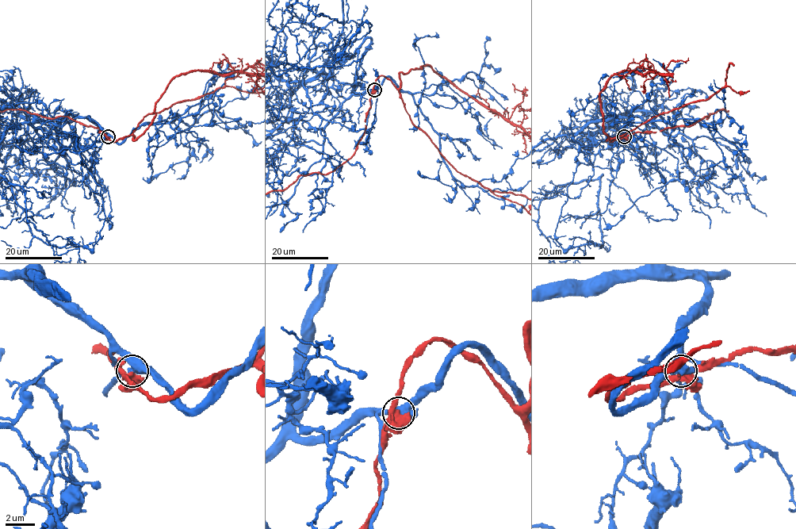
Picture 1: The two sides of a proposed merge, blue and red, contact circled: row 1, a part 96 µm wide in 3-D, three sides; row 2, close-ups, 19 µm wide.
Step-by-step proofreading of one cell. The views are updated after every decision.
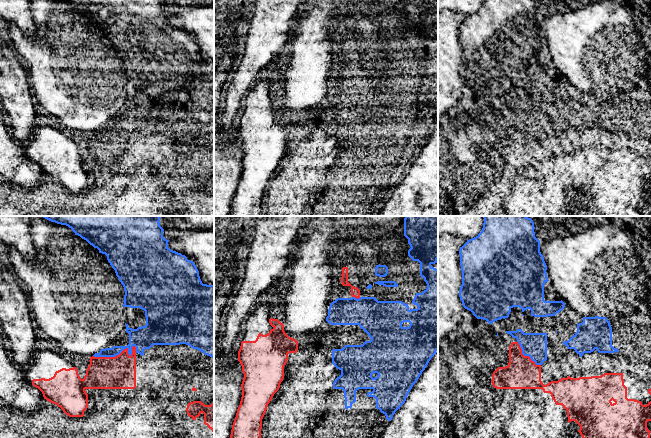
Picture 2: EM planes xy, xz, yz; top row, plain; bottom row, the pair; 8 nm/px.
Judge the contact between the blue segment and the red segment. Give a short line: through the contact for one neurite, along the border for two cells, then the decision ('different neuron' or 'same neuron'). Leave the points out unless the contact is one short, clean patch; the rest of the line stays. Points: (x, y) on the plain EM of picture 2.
different neuron

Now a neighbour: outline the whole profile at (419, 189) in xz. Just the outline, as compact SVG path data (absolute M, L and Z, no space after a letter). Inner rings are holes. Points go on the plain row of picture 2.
M438 128L431 134L405 179L395 188L377 216L438 216Z

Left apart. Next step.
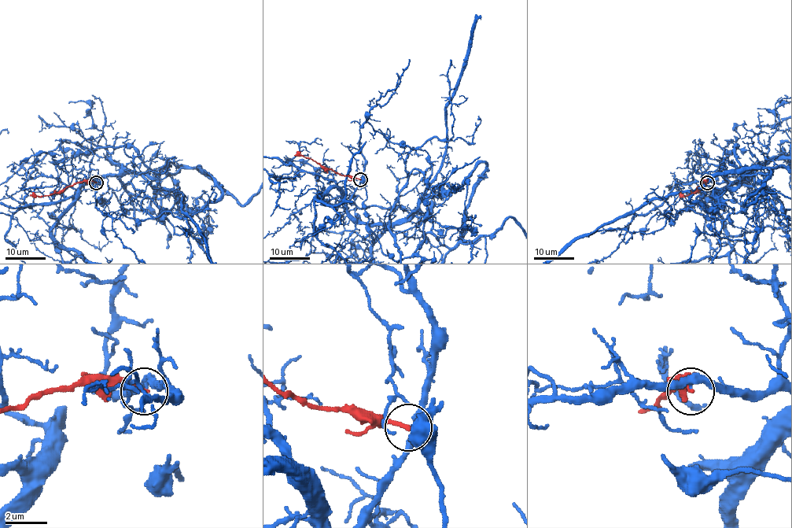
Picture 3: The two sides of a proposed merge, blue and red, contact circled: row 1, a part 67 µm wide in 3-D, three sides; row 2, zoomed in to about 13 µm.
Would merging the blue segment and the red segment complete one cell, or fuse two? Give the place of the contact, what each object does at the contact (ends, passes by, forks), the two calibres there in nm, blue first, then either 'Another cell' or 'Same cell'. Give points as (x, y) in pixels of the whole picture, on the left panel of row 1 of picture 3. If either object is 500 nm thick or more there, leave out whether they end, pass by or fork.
Place: (96, 182). At the ring blue passes by. At the ring red ends. Thickness 280 nm (blue) against 200 nm. Another cell

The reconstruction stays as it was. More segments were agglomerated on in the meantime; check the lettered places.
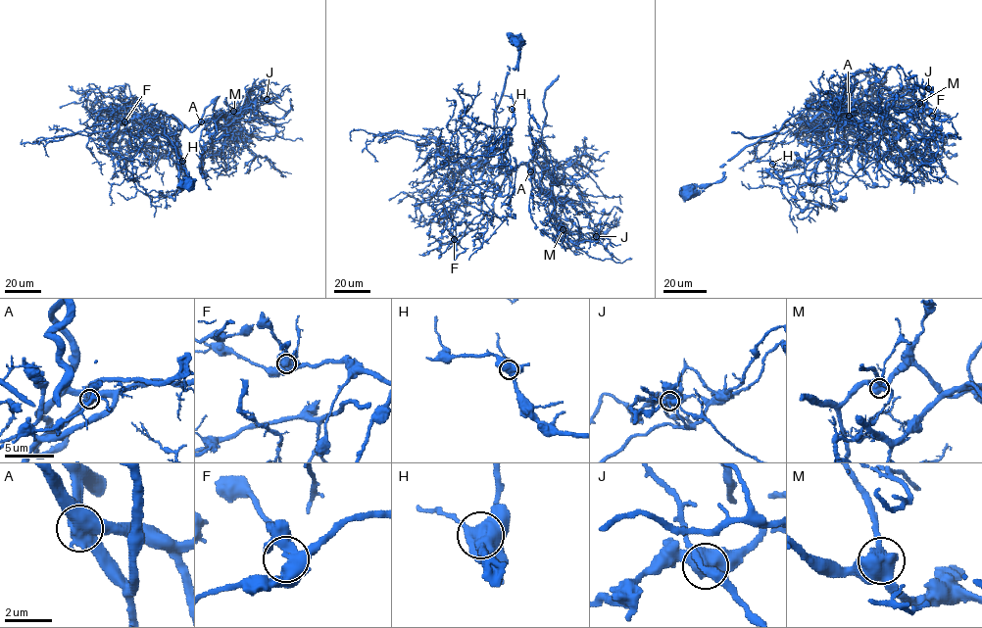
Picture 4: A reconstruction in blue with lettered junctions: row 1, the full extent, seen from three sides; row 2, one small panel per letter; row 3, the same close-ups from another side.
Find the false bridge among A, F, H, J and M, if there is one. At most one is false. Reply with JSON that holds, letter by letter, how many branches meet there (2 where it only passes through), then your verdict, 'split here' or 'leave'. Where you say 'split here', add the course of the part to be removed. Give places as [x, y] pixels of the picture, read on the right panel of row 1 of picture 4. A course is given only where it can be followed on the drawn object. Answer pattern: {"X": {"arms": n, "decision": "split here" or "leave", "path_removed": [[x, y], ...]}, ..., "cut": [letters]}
{"A": {"arms": 6, "decision": "split here", "path_removed": [[849, 116], [828, 128], [807, 184], [783, 177], [757, 152]]}, "F": {"arms": 4, "decision": "leave"}, "H": {"arms": 4, "decision": "leave"}, "J": {"arms": 4, "decision": "leave"}, "M": {"arms": 3, "decision": "leave"}, "cut": ["A"]}

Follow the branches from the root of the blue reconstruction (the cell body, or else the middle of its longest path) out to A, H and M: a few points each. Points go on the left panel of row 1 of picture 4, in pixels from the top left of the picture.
A: (188, 182), (191, 179), (165, 134), (165, 126), (153, 124), (153, 120), (171, 116), (189, 128), (201, 121)
H: (188, 182), (165, 126), (153, 124), (154, 120), (172, 131), (181, 180), (186, 172), (182, 161)
M: (188, 182), (165, 126), (153, 120), (171, 116), (191, 128), (233, 111)

